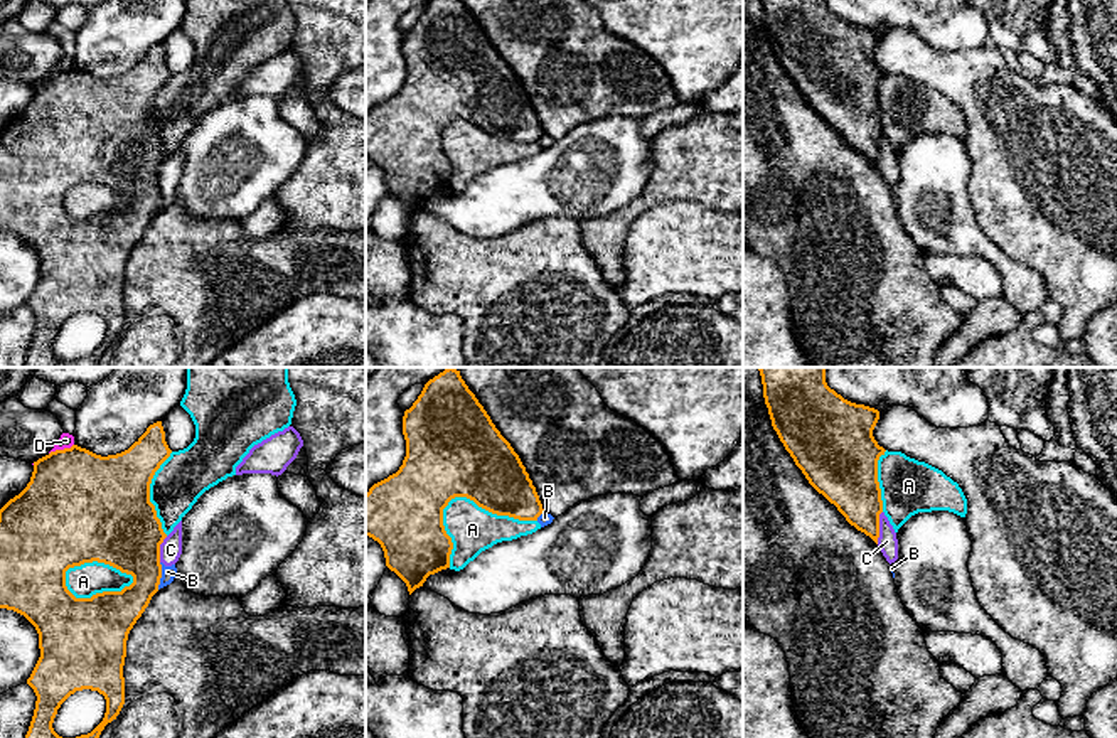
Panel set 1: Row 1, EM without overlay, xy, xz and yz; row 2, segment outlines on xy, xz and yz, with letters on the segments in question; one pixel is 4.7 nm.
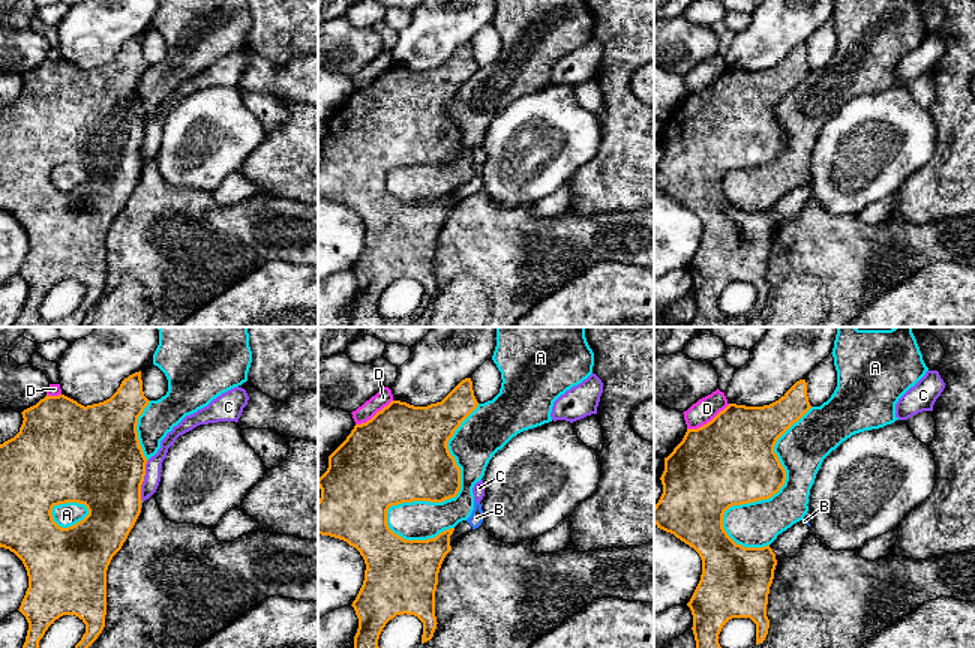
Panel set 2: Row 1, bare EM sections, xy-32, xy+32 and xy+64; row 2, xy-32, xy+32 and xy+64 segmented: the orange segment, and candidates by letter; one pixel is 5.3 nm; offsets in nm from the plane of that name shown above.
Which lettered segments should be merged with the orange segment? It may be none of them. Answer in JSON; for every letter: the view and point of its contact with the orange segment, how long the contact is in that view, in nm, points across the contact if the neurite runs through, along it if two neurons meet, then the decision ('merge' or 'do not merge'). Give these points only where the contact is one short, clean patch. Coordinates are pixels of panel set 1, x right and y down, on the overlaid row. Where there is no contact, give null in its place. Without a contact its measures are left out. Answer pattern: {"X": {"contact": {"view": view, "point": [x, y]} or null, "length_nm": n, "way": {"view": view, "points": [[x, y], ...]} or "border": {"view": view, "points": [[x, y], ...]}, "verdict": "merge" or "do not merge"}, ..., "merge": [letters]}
{"A": {"contact": {"view": "xy", "point": [100, 593]}, "length_nm": 340, "verdict": "do not merge"}, "B": {"contact": {"view": "xy", "point": [160, 577]}, "length_nm": 130, "border": {"view": "xy", "points": [[160, 563], [160, 583], [157, 588]]}, "verdict": "do not merge"}, "C": {"contact": {"view": "yz", "point": [878, 528]}, "length_nm": 160, "verdict": "do not merge"}, "D": {"contact": {"view": "xy", "point": [61, 450]}, "length_nm": 130, "verdict": "do not merge"}, "merge": []}

